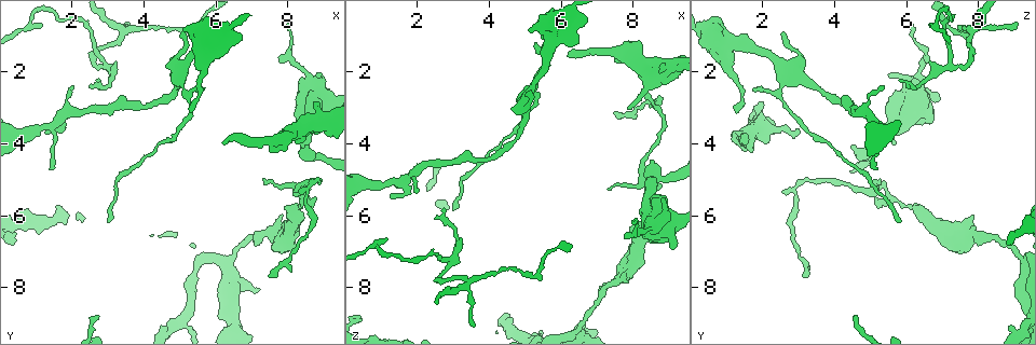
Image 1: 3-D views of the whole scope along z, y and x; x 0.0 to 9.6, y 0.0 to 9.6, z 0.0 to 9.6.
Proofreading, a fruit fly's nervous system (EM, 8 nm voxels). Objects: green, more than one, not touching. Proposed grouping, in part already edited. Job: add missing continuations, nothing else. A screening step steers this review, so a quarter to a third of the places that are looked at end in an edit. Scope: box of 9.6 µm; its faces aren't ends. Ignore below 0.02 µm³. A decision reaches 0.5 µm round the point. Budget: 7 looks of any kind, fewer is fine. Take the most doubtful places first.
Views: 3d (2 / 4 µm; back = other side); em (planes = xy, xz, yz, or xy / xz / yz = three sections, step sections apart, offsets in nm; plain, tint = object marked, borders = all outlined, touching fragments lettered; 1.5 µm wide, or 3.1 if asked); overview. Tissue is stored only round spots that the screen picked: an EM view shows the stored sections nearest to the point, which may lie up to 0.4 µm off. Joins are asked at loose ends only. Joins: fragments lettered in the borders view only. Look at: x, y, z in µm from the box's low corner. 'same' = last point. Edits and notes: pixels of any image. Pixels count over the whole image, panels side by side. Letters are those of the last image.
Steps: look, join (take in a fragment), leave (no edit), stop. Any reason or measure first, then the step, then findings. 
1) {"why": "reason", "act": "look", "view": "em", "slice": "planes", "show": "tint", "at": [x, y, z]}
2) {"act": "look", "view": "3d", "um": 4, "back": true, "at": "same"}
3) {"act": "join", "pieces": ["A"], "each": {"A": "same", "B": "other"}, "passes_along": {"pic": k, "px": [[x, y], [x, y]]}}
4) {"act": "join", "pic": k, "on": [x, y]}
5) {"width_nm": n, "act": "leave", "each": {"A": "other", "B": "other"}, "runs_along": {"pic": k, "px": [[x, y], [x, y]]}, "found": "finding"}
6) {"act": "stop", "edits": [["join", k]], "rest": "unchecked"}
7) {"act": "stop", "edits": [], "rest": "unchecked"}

{"why": "branch stops here", "act": "look", "view": "em", "slice": "planes", "show": "tint", "at": [9.10, 2.80, 6.95]}

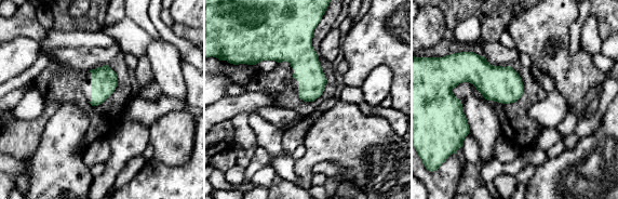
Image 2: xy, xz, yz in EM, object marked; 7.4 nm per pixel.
{"act": "look", "view": "em", "slice": "planes", "show": "borders", "at": "same"}

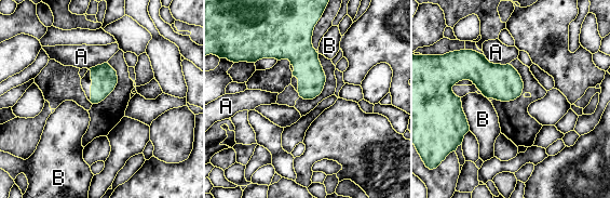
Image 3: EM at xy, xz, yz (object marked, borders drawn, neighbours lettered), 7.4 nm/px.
{"act": "leave", "each": {"A": "other", "B": "other"}, "border": {"pic": 3, "px": [[460, 97], [462, 110], [470, 130]]}, "found": "none of them fits"}

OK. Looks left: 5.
{"act": "look", "view": "em", "slice": "planes", "show": "borders", "at": [2.70, 2.30, 5.80]}

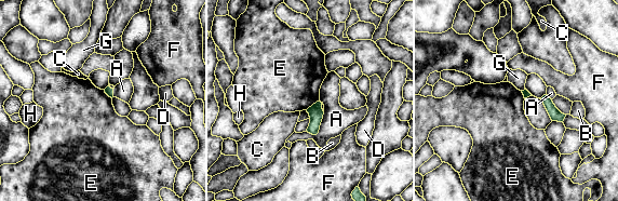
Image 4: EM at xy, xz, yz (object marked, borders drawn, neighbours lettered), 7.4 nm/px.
{"act": "leave", "each": {"A": "other", "B": "other", "C": "other", "D": "other", "E": "other", "F": "other", "G": "other", "H": "other"}, "border": {"pic": 4, "px": [[319, 101], [306, 109]]}, "found": "none of them fits"}

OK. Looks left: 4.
{"why": "free end", "act": "look", "view": "3d", "um": 4, "at": [6.20, 3.95, 1.45]}

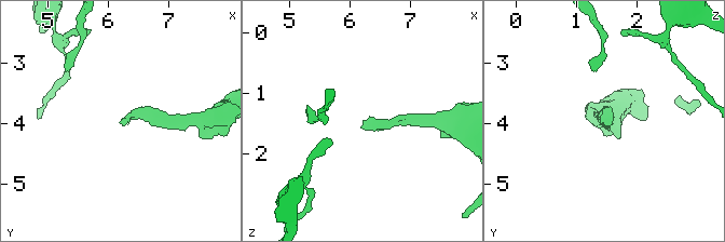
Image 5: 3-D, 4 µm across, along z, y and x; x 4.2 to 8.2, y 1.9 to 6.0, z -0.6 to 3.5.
{"act": "look", "view": "em", "slice": "xz", "step": 4, "show": "borders", "at": [6.20, 4.05, 1.45]}

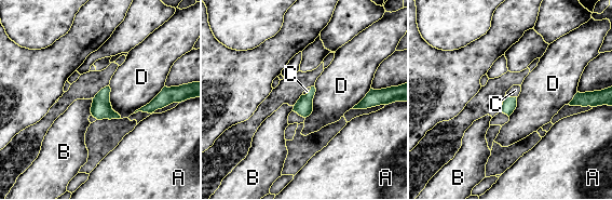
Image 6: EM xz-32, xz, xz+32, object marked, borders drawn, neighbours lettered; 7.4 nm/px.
{"why": "cut it another way", "act": "look", "view": "em", "slice": "planes", "show": "borders", "at": "same"}

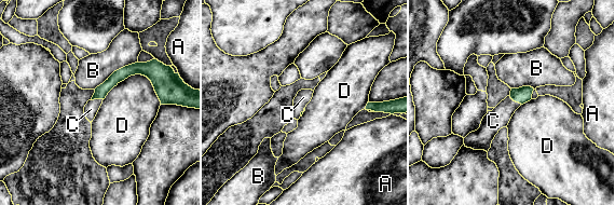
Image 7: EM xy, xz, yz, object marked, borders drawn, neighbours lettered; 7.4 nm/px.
{"longest_contact_nm": ["D", 440], "act": "join", "pic": 7, "on": [493, 121], "each": {"A": "other", "B": "other", "C": "same", "D": "other"}, "passes_along": {"pic": 7, "px": [[521, 95], [515, 100], [493, 121]]}, "found": "it goes on there"}

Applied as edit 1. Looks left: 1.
{"act": "stop", "edits": [["join", 7]], "rest": "unchecked"}

